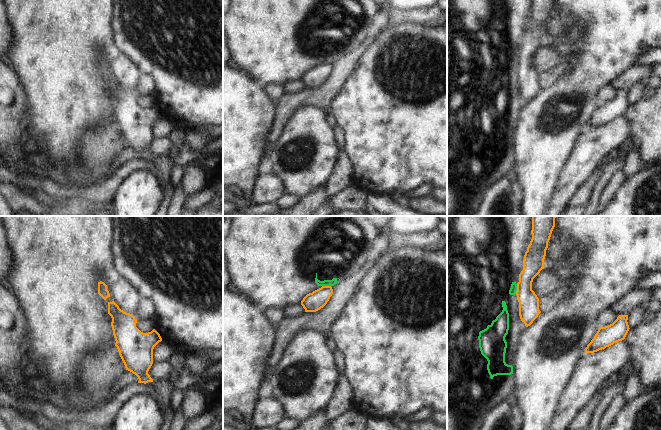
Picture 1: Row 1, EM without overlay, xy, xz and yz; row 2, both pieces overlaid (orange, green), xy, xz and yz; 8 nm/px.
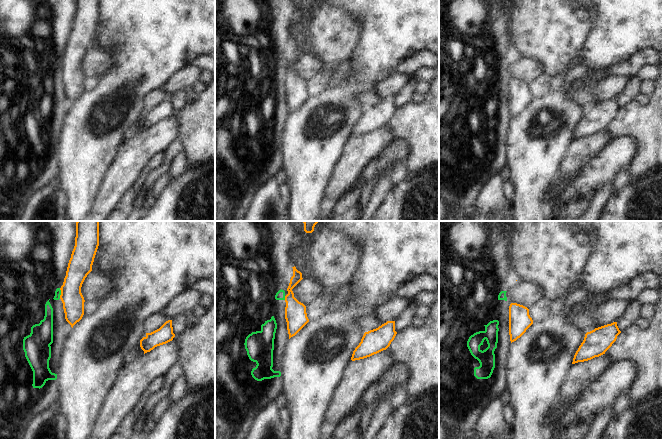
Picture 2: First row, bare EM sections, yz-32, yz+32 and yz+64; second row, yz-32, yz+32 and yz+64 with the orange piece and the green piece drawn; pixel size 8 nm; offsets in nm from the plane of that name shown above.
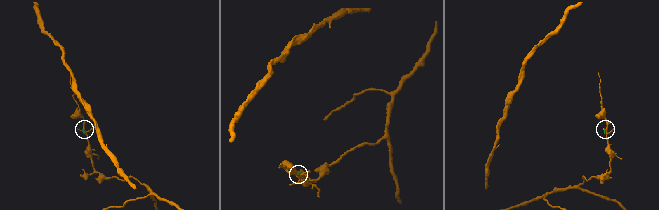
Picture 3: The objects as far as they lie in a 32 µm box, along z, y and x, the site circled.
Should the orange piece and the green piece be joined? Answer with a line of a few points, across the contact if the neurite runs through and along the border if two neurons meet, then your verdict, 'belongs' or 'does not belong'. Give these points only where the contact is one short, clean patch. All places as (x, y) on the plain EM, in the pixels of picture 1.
does not belong

